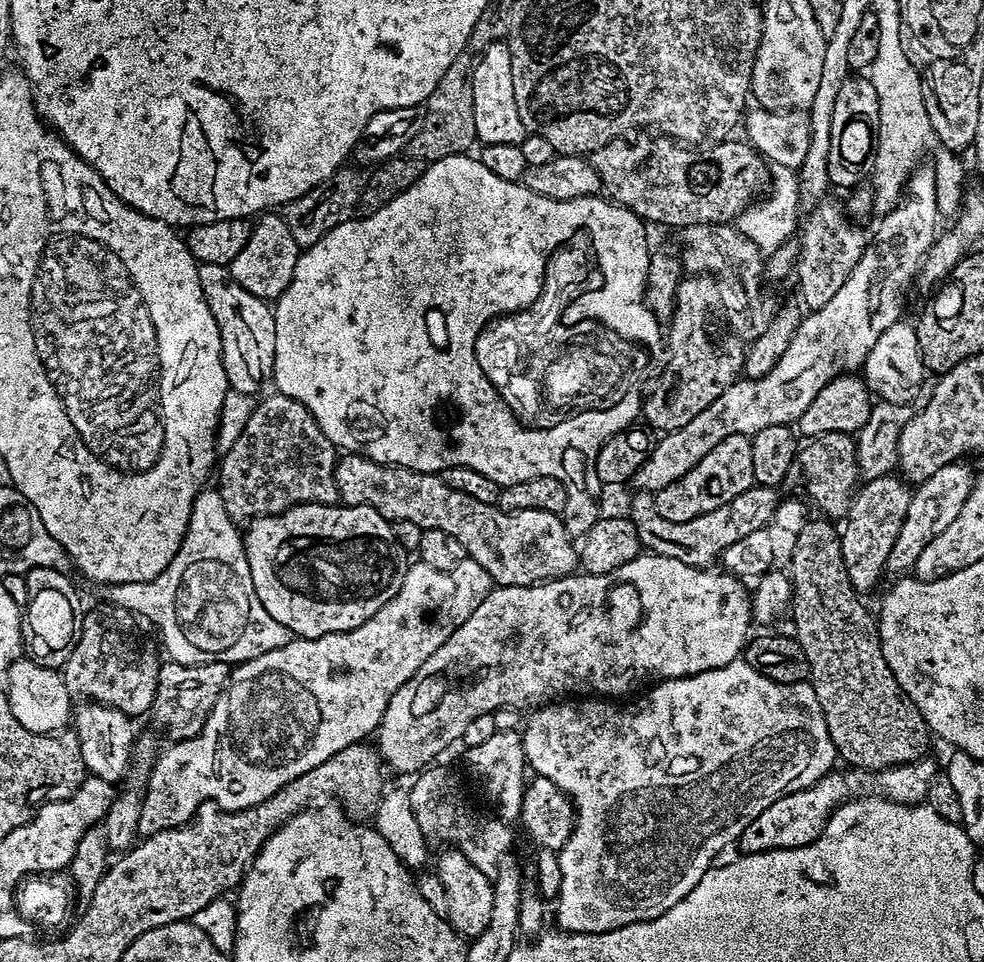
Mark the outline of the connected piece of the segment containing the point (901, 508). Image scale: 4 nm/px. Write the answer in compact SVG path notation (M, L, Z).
M896 474L867 480L854 494L839 535L847 576L859 593L865 594L886 570L888 556L900 534L912 495L909 483Z

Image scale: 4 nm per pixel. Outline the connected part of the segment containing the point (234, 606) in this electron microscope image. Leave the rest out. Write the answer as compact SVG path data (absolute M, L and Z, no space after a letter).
M202 490L196 495L184 541L168 567L168 580L164 580L164 584L152 584L152 588L128 588L128 592L120 592L120 596L128 596L128 600L124 600L124 608L129 612L140 618L145 616L150 623L156 624L171 663L222 662L235 666L245 664L250 658L258 658L258 654L266 654L266 650L278 650L278 646L286 646L290 633L286 626L282 626L282 622L270 618L266 606L262 606L254 590L254 578L250 574L250 562L244 549L241 529L226 512L219 491L208 491Z

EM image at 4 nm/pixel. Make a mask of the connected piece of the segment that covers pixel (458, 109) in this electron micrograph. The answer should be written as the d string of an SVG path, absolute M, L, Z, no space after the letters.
M461 53L448 68L446 74L440 79L438 86L431 92L424 103L424 124L407 137L406 152L424 162L444 162L462 152L468 151L477 143L477 130L474 106L474 88L471 71L473 59Z

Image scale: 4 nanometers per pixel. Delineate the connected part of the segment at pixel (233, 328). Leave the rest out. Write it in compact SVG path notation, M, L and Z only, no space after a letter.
M235 280L228 283L228 312L219 316L216 325L222 342L222 362L229 388L242 390L242 394L256 396L259 388L272 376L276 368L278 348L278 320L272 317L273 305L238 286Z

